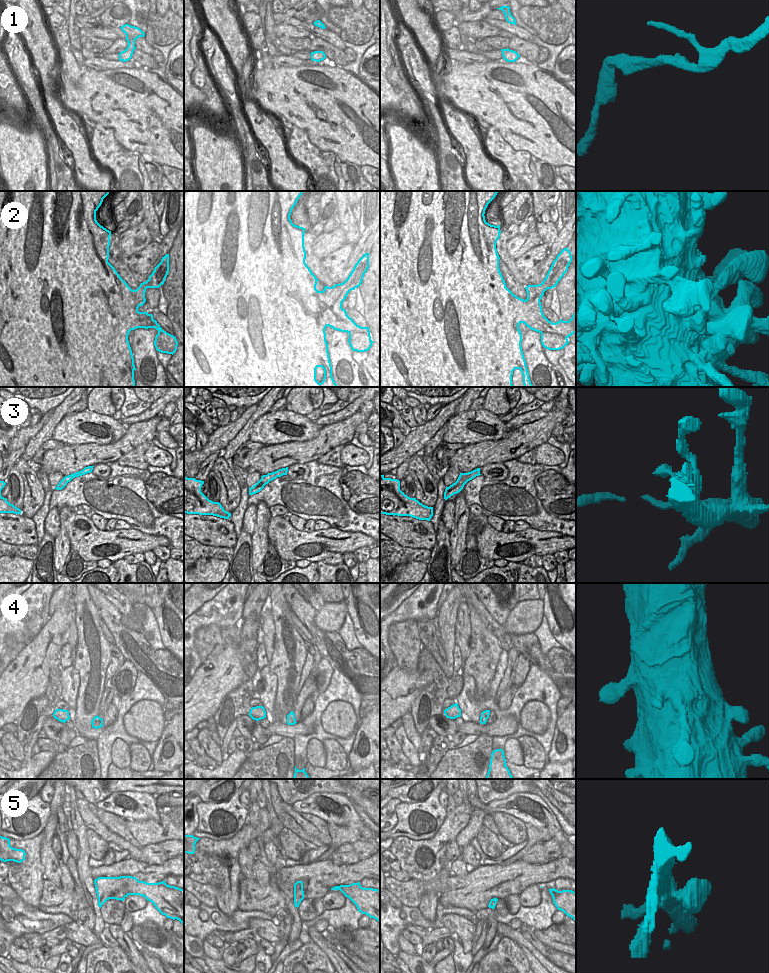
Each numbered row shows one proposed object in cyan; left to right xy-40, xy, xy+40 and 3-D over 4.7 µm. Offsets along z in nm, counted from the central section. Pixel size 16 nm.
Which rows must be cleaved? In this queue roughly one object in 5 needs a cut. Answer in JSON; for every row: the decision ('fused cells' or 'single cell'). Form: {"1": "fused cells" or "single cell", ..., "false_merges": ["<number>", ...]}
{"1": "single cell", "2": "single cell", "3": "single cell", "4": "single cell", "5": "single cell", "false_merges": []}

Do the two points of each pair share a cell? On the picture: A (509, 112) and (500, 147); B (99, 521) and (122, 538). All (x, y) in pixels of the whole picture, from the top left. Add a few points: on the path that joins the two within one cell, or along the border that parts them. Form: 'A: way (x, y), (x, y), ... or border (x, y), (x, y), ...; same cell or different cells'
A: border (490, 125), (515, 150), (522, 150); different cells
B: border (91, 515), (92, 522), (99, 529), (104, 530); different cells

